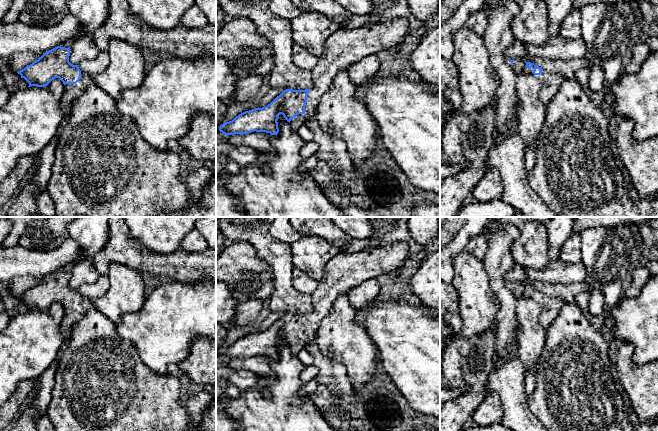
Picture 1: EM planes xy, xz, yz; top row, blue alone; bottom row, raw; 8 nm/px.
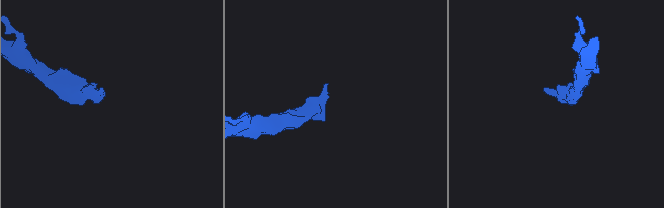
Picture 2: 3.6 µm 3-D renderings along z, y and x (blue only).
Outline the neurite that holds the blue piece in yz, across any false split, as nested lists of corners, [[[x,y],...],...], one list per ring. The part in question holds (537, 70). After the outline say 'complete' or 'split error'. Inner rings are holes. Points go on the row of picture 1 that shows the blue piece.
[[[522,59],[509,60],[517,75],[533,75],[541,83],[541,90],[539,93],[540,100],[546,105],[548,104],[565,78],[558,73],[549,73],[531,62],[523,61]]]; split error

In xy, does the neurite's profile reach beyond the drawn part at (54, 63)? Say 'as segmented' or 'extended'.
extended

